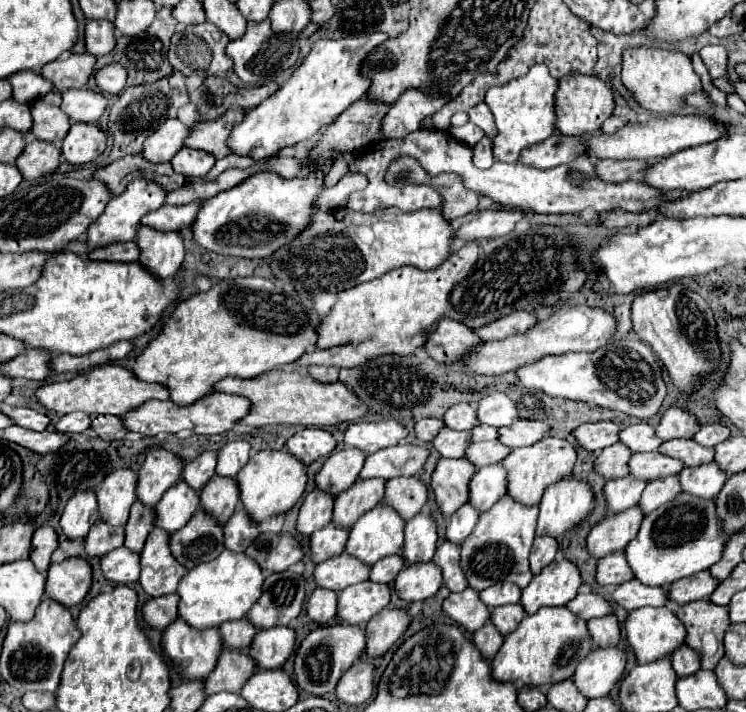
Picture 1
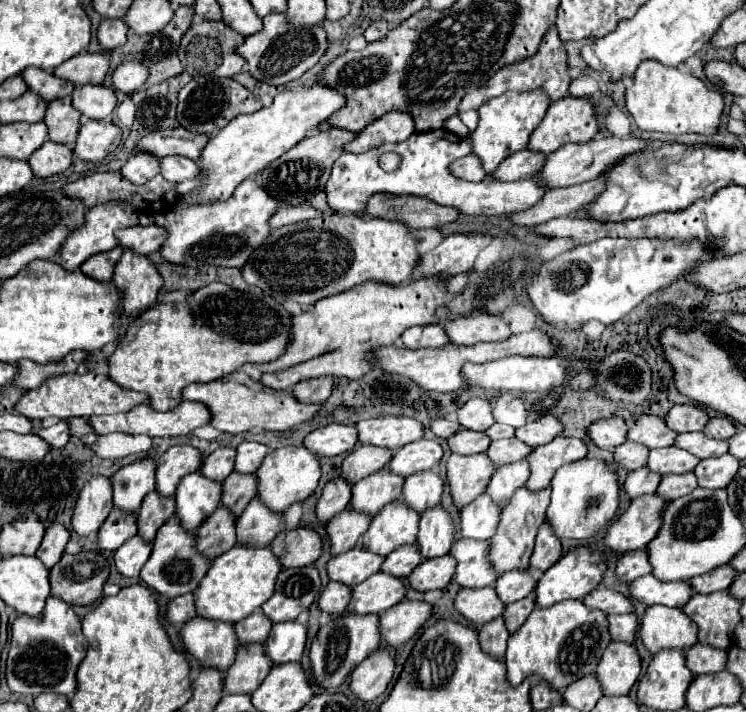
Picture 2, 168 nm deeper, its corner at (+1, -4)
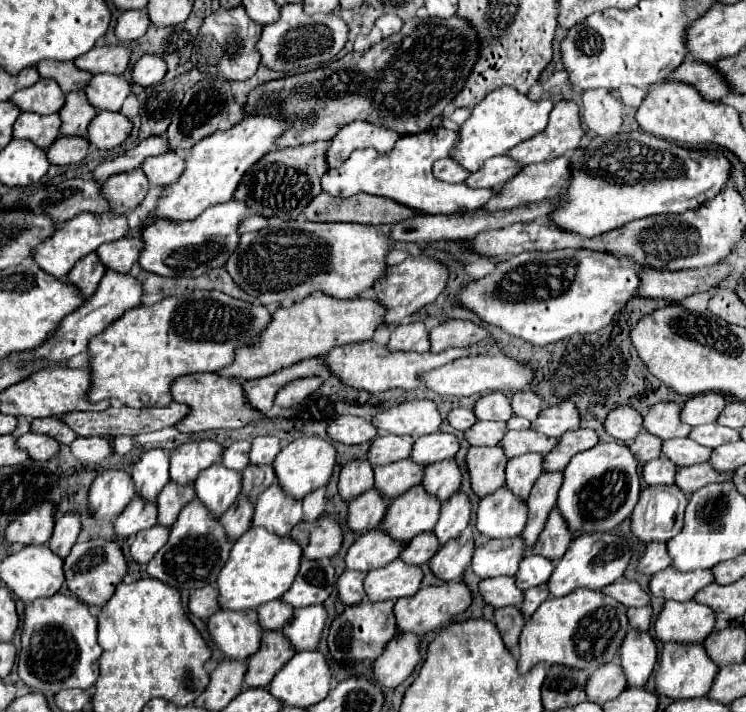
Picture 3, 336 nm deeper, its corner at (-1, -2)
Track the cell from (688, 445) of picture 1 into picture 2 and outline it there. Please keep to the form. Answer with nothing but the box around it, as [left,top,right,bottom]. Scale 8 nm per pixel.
[675,432,727,460]

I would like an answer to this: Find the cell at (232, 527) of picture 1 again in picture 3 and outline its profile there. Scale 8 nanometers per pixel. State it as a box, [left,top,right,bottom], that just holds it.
[253,482,301,536]

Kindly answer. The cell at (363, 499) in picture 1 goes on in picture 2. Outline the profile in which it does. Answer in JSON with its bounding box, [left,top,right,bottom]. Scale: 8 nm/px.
[349,468,403,516]

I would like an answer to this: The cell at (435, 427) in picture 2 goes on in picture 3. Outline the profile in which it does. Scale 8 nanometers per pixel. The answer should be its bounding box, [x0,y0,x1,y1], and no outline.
[447,406,477,430]

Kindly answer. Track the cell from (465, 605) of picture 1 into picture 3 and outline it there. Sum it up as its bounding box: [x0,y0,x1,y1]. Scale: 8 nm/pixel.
[479,576,523,608]

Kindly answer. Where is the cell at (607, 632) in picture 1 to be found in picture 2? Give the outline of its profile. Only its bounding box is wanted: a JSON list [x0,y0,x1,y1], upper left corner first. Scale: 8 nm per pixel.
[607,614,637,642]

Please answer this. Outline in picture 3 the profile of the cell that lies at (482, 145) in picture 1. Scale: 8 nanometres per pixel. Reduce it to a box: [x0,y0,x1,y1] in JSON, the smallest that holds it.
[433,158,469,184]

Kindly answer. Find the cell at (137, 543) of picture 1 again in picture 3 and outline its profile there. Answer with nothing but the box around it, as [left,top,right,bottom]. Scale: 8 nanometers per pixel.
[157,482,195,526]

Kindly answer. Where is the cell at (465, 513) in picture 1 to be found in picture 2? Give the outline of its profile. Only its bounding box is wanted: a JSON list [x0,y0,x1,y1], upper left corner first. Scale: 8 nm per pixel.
[461,494,501,540]

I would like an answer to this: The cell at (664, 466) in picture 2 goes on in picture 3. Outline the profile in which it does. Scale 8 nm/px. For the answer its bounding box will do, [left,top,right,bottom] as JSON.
[663,438,711,466]

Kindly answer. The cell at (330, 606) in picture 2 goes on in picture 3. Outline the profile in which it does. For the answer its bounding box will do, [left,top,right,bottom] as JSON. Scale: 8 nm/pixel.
[337,570,367,606]

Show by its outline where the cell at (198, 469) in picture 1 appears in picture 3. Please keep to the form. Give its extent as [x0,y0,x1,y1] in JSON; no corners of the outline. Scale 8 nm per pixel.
[223,440,251,470]

